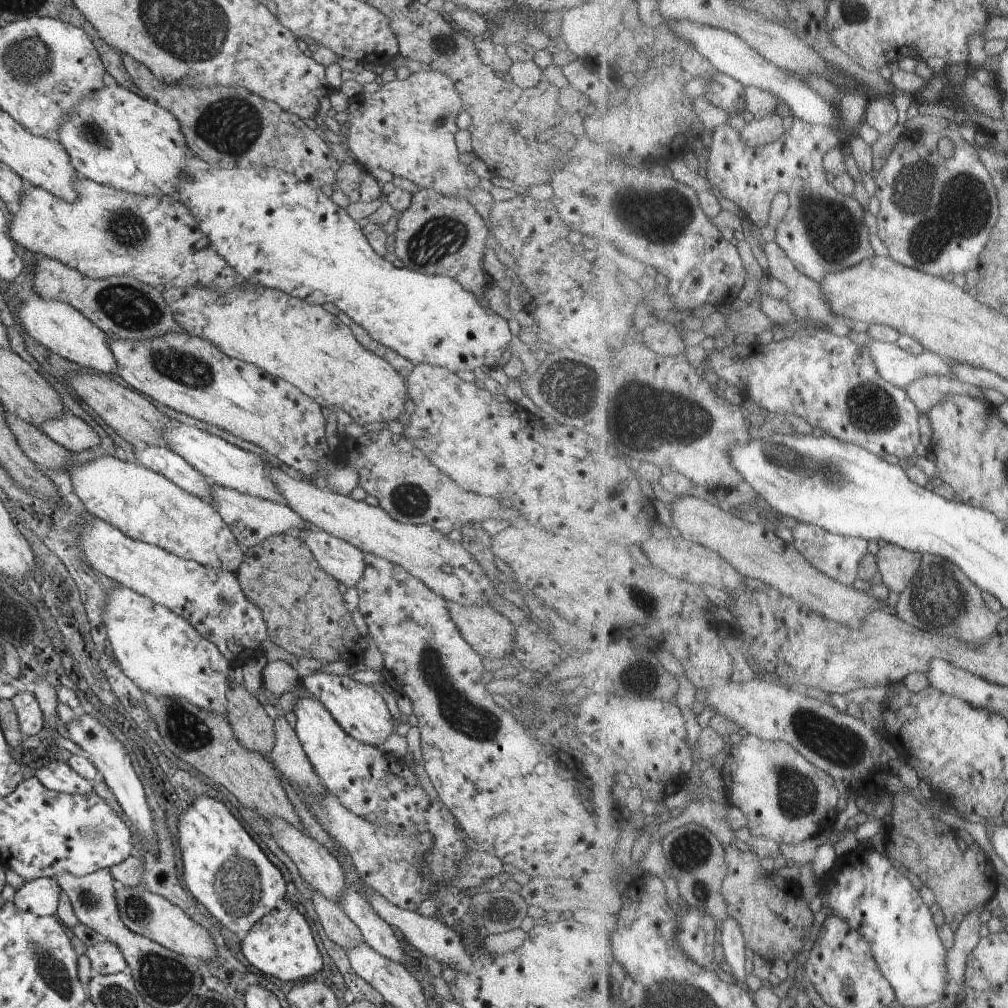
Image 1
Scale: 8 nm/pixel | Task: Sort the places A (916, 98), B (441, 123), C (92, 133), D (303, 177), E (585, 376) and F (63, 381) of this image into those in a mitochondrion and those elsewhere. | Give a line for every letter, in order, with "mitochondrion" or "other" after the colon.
A: other
B: mitochondrion
C: mitochondrion
D: other
E: mitochondrion
F: other

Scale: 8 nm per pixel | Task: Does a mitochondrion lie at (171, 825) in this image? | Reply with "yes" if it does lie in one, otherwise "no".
no

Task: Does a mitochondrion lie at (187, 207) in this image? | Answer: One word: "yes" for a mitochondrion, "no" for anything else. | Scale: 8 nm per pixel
no

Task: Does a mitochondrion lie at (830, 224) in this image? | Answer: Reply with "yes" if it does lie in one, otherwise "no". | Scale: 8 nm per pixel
yes

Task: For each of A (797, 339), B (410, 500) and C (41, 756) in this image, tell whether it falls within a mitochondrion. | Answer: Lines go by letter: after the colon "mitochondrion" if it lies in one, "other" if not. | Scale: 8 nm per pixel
A: other
B: mitochondrion
C: other

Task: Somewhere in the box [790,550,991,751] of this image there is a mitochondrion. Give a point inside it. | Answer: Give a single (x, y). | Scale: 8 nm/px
(943, 598)

